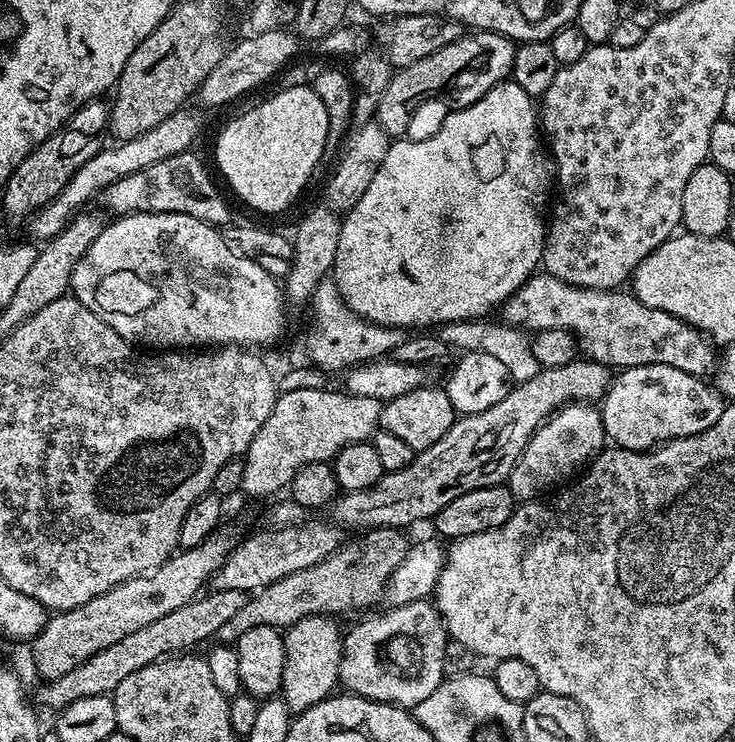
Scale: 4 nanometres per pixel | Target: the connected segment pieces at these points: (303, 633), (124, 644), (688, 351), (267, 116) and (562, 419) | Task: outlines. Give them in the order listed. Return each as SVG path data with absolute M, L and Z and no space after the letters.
M331 615L307 616L283 633L284 669L280 692L289 713L299 714L318 702L327 700L338 688L340 659L344 653L342 628Z
M238 590L209 591L207 595L201 595L186 606L166 614L166 618L158 618L158 622L150 622L150 626L142 626L142 630L134 630L134 634L126 634L126 638L114 642L114 646L106 646L106 650L98 650L98 654L94 654L90 658L86 658L86 662L74 666L74 670L70 670L70 674L62 674L62 678L45 685L40 692L41 702L48 708L59 710L70 706L70 702L78 702L78 698L107 696L115 692L118 682L123 682L129 674L134 674L134 670L142 670L142 666L152 664L156 660L163 660L165 656L180 654L185 650L193 649L190 647L194 644L219 633L220 628L226 626L226 622L230 622L230 618L234 618L234 614L238 614L238 610L242 610L246 599L245 593Z
M533 274L509 300L504 301L503 312L502 320L505 325L527 330L532 334L542 330L566 330L572 333L576 338L579 351L587 359L605 364L609 370L623 370L647 364L669 364L686 374L704 378L707 377L708 371L708 375L713 371L718 360L718 356L712 353L713 345L696 328L682 322L677 316L666 314L666 310L646 306L624 290L603 292L578 288L547 274Z
M307 83L296 84L277 96L261 102L257 108L244 112L233 124L228 124L220 132L216 140L216 164L228 184L249 204L260 212L280 212L288 208L300 196L304 187L309 187L312 171L322 158L322 146L326 146L328 119L326 106L322 106L322 98L314 94Z
M588 402L565 404L559 412L553 412L530 438L526 450L506 481L517 501L535 500L547 493L551 484L559 485L563 476L579 473L605 447L604 418L599 407Z

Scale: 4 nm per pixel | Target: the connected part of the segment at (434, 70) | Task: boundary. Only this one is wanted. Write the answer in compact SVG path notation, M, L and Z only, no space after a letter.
M472 30L461 34L454 42L442 46L442 50L393 71L391 82L376 104L375 123L389 138L404 138L409 135L408 123L412 120L412 111L427 96L436 96L448 88L448 100L456 108L478 102L495 84L505 83L509 79L516 49L513 41L496 32Z

